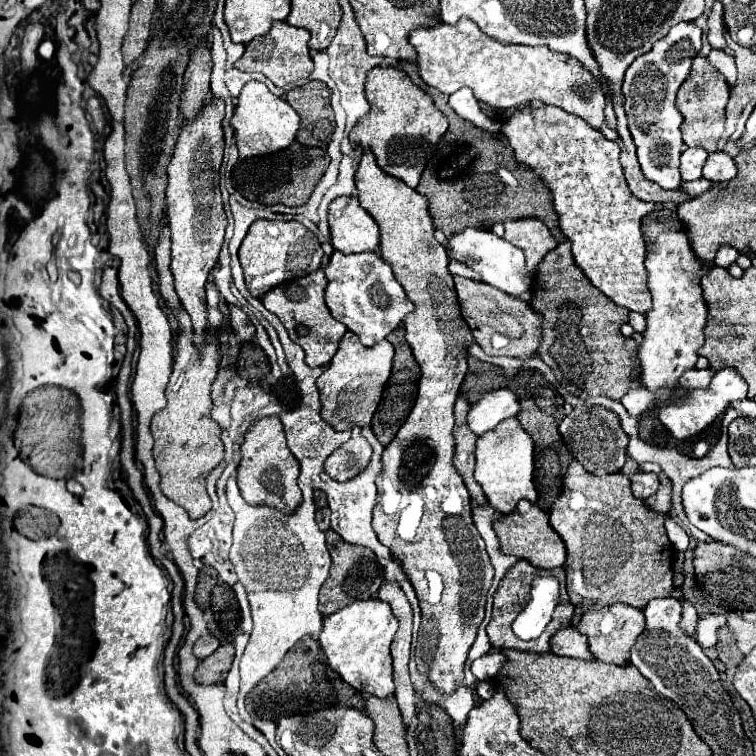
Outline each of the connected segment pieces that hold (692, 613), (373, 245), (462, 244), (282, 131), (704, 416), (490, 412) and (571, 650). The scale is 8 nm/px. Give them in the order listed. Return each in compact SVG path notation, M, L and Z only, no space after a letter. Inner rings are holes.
M680 599L680 603L682 603L682 621L680 621L680 627L682 627L682 631L684 631L686 635L694 637L694 635L696 635L696 625L698 625L698 619L700 619L698 607L692 605L692 603L686 601L686 599Z
M338 197L330 203L328 223L332 247L342 253L368 253L380 249L376 221L360 207L356 197Z
M474 227L464 229L462 233L456 233L454 237L448 239L448 251L462 263L466 263L468 267L472 267L476 273L480 273L482 281L512 295L512 297L520 297L522 293L526 293L530 289L532 283L532 275L526 269L526 259L524 259L524 251L520 251L520 247L508 243L506 239L494 235L492 231L478 231Z
M248 81L236 101L232 127L236 133L236 147L240 151L240 157L248 159L248 157L258 157L258 155L276 153L280 149L286 149L296 139L300 117L290 107L288 101L270 93L270 89L264 83Z
M726 367L726 369L716 371L716 375L712 377L712 381L706 389L686 389L686 393L682 397L678 397L672 403L664 405L658 413L658 417L670 429L670 433L676 439L686 439L690 435L700 433L710 423L714 423L716 417L720 417L734 401L746 399L746 393L748 393L748 385L742 379L742 375L736 369Z
M508 389L488 391L468 411L468 427L472 433L482 435L494 429L504 417L514 417L518 413L518 399Z
M572 625L558 631L552 637L552 653L562 655L562 657L578 657L578 659L584 659L584 661L596 659L592 655L590 647L588 647L588 639L584 635L580 635L580 631Z

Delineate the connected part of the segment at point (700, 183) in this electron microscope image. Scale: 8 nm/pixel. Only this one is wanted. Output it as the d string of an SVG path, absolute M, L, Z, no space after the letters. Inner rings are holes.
M698 179L698 181L692 181L692 183L684 183L680 189L686 193L688 199L694 199L694 197L700 197L704 191L708 191L710 185L712 183L706 181L706 179Z

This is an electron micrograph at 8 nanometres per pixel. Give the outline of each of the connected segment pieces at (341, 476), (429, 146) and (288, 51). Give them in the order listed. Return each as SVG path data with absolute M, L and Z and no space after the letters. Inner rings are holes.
M352 429L352 439L338 447L324 463L326 473L336 481L348 481L360 475L368 467L372 457L370 443L360 435L360 429Z
M398 67L372 69L366 79L366 97L372 111L352 129L350 141L362 149L370 149L386 173L416 187L428 159L448 131L448 119L436 109L432 97L418 89L408 73Z
M276 21L276 23L272 23L272 29L266 35L256 37L246 45L246 51L244 51L242 59L236 63L236 67L246 73L262 73L276 87L284 87L298 79L306 79L312 73L314 63L310 57L308 41L310 41L310 31L298 29L286 21Z

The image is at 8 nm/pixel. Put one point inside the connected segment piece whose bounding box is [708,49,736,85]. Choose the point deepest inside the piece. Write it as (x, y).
(722, 61)

